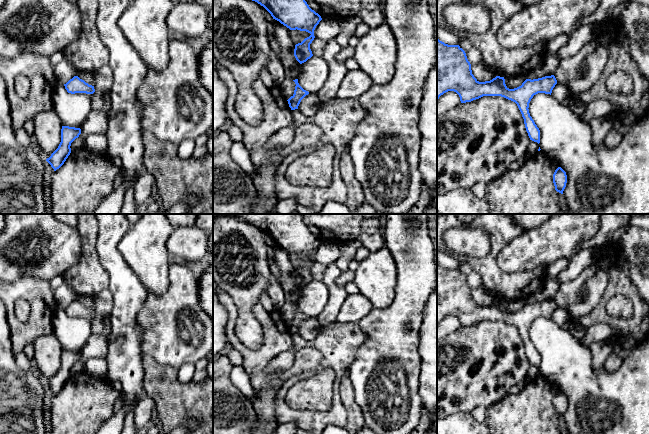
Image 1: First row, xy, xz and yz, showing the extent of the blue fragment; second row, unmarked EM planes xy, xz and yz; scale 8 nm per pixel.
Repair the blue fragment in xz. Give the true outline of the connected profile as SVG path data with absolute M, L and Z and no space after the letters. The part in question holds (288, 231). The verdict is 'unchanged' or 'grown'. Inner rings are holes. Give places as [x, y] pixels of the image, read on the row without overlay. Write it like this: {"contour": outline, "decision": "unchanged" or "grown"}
{"contour": "M232 214L243 218L263 230L273 241L290 254L306 255L311 259L295 269L294 280L302 288L313 278L310 268L314 264L314 254L322 244L312 234L301 214Z", "decision": "unchanged"}

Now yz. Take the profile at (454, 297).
{"contour": "M437 262L437 324L448 315L456 316L461 327L483 320L501 320L515 326L522 338L530 364L540 367L540 354L529 337L529 327L538 317L550 318L557 308L554 299L526 303L521 310L509 313L504 301L479 306L472 298L471 288L459 269L448 269Z", "decision": "unchanged"}

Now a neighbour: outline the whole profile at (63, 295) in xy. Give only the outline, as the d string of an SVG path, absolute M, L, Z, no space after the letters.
M64 283L54 292L54 297L58 307L66 308L70 303L76 300L77 295Z

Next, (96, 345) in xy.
M92 333L82 350L81 358L71 367L71 376L75 373L85 371L85 363L90 358L106 358L108 354L108 346L109 343L107 342L107 336Z

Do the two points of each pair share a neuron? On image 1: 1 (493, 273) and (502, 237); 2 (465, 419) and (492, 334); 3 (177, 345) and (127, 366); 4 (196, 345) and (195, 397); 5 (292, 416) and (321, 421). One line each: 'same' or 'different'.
1: same
2: different
3: different
4: different
5: same

